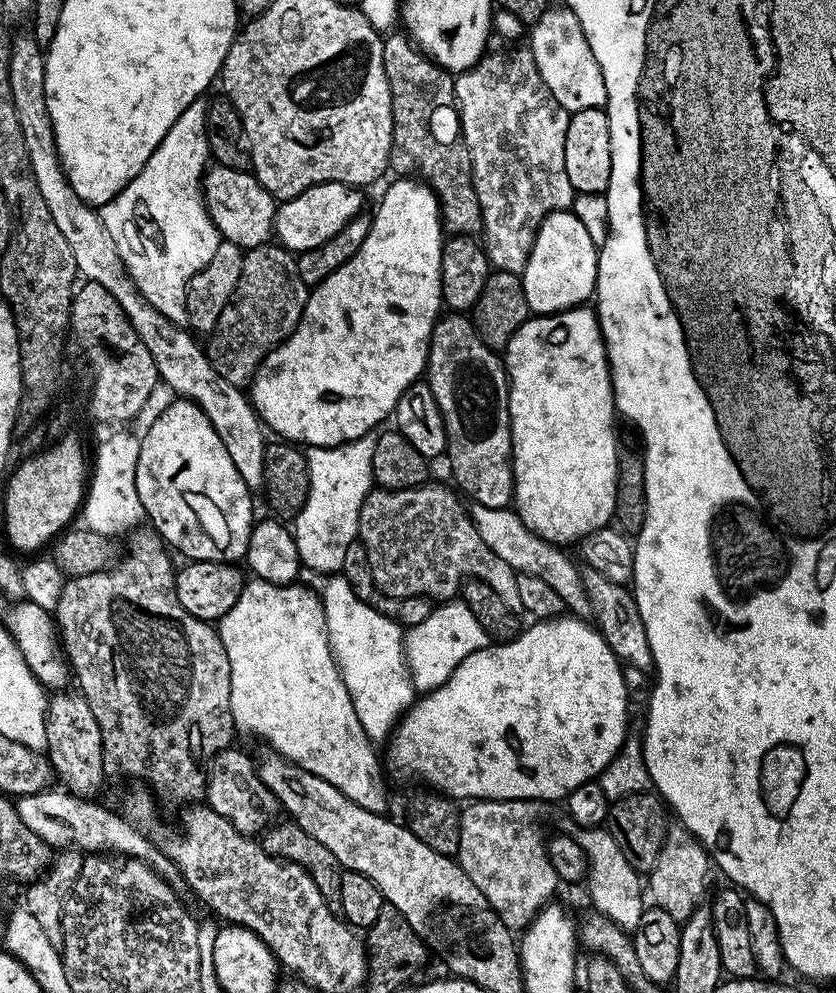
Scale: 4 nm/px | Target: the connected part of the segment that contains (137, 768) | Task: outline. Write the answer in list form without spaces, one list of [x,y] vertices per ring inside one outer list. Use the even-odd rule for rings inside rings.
[[[140,526],[127,539],[128,553],[125,556],[123,553],[111,570],[65,579],[62,598],[58,598],[58,606],[54,613],[54,619],[59,625],[58,635],[66,653],[67,663],[74,673],[75,683],[76,680],[80,683],[79,691],[86,698],[90,710],[94,710],[94,718],[98,718],[98,730],[102,730],[105,761],[109,765],[116,764],[117,770],[125,772],[128,776],[137,776],[140,779],[137,781],[143,782],[153,793],[161,792],[162,795],[173,796],[176,800],[200,802],[206,796],[206,768],[196,760],[211,761],[233,743],[232,732],[237,731],[230,710],[230,658],[226,658],[226,646],[222,646],[219,631],[209,621],[194,618],[194,614],[187,612],[178,602],[176,572],[174,567],[172,568],[171,558],[168,557],[169,549],[159,535],[151,527]]]

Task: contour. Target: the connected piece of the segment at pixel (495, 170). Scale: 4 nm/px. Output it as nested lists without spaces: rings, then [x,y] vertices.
[[[504,46],[501,52],[489,51],[480,57],[480,60],[473,68],[467,72],[461,72],[455,77],[456,82],[456,99],[455,107],[460,107],[460,128],[464,131],[462,135],[462,143],[468,149],[468,157],[472,163],[472,181],[474,182],[474,190],[478,194],[478,202],[482,210],[482,243],[484,250],[488,254],[489,265],[493,269],[501,272],[523,273],[526,262],[532,253],[532,243],[536,237],[536,232],[540,228],[541,222],[551,212],[563,212],[571,209],[574,199],[574,193],[570,186],[570,178],[566,174],[566,130],[568,129],[567,112],[559,102],[554,98],[554,94],[550,94],[550,90],[546,86],[546,82],[542,82],[542,74],[538,74],[538,62],[534,62],[534,54],[531,47],[516,48],[520,46]]]

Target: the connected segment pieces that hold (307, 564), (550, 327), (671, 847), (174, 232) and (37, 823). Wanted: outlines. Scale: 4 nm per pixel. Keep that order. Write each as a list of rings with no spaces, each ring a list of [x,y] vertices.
[[[369,434],[351,440],[349,444],[339,444],[333,448],[309,447],[306,452],[308,461],[308,497],[302,510],[294,517],[294,535],[300,563],[305,569],[323,574],[336,574],[346,562],[346,546],[357,543],[360,530],[360,511],[362,502],[374,487],[372,459],[374,458],[376,436]]]
[[[577,306],[567,308],[564,312],[533,315],[510,338],[508,347],[503,349],[502,359],[504,367],[508,369],[508,409],[510,410],[510,422],[512,423],[512,477],[514,478],[514,490],[512,499],[514,510],[522,518],[522,522],[534,534],[538,534],[543,540],[557,546],[569,546],[568,544],[582,541],[585,536],[607,528],[612,516],[616,514],[616,395],[612,393],[612,370],[608,367],[608,355],[604,349],[604,339],[600,333],[600,322],[591,307]]]
[[[683,826],[669,827],[662,850],[658,854],[658,862],[654,862],[646,884],[652,887],[655,907],[662,909],[679,922],[685,922],[691,917],[695,908],[701,907],[704,896],[704,879],[710,869],[710,857],[703,843],[697,840]]]
[[[203,99],[196,100],[170,126],[166,138],[150,154],[146,166],[134,179],[126,185],[110,203],[99,209],[100,220],[106,226],[118,254],[122,258],[128,276],[136,284],[136,288],[150,302],[150,306],[158,309],[163,316],[174,323],[183,325],[188,319],[186,310],[186,294],[190,278],[214,258],[214,250],[218,250],[222,239],[220,231],[208,216],[208,207],[204,204],[202,181],[210,164],[208,136],[206,134],[207,103]]]
[[[67,790],[52,791],[35,792],[15,801],[22,822],[48,845],[60,848],[71,846],[84,854],[115,854],[120,858],[143,860],[144,863],[151,864],[152,871],[159,872],[165,880],[172,882],[177,879],[175,864],[156,851],[156,847],[133,824],[124,819],[119,811],[111,812],[110,809],[95,804],[95,799],[75,796]]]

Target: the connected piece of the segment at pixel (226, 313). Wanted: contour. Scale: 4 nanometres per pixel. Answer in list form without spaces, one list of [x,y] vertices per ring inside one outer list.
[[[269,242],[247,249],[242,274],[238,274],[238,286],[234,286],[234,294],[230,294],[214,330],[207,337],[206,351],[214,370],[218,370],[226,382],[247,385],[265,354],[280,345],[298,326],[309,291],[302,278],[298,278],[296,256],[287,248]]]

